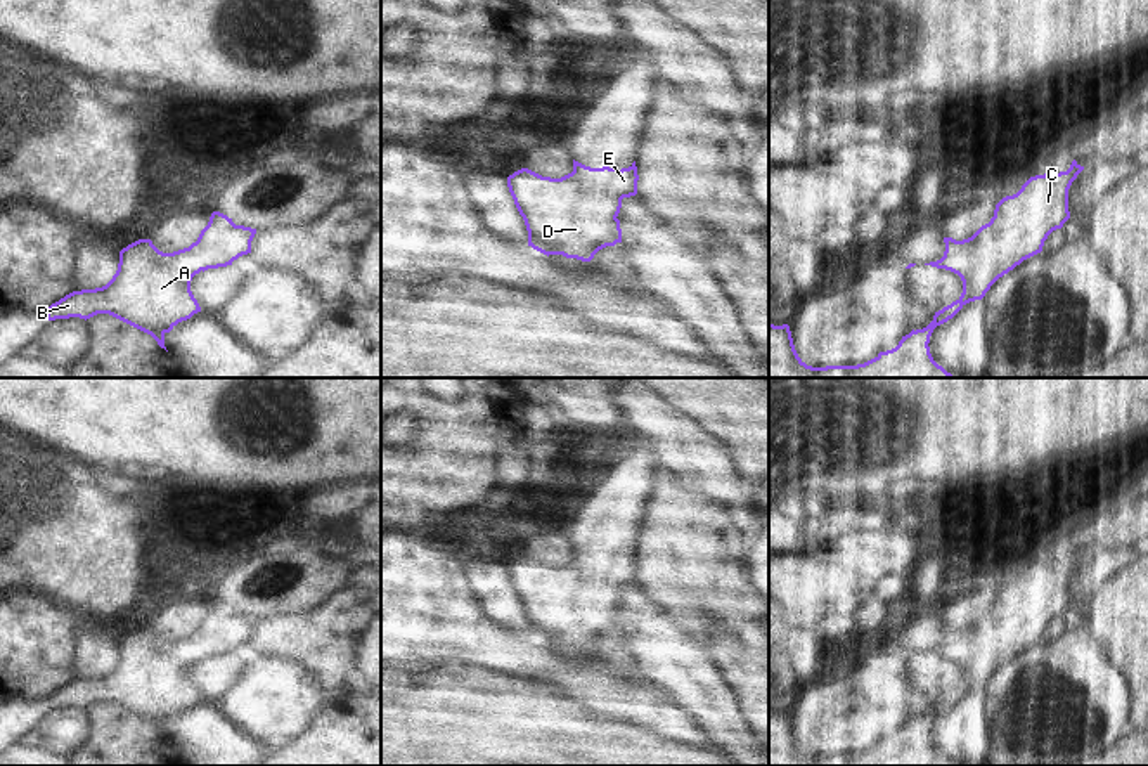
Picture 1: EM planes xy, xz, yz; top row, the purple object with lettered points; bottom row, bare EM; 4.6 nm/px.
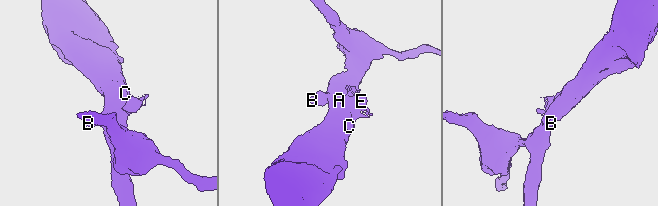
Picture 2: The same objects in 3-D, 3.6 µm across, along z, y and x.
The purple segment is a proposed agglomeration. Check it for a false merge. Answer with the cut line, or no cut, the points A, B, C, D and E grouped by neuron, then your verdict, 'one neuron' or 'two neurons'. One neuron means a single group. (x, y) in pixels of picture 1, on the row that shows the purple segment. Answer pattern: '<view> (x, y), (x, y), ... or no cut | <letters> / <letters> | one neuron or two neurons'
no cut | A B C D E | one neuron

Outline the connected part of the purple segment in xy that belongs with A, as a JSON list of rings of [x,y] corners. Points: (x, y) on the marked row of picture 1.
[[[213,211],[189,248],[163,253],[151,239],[139,239],[119,251],[118,270],[106,286],[66,295],[45,310],[47,321],[87,321],[109,314],[151,334],[166,350],[164,334],[201,312],[190,291],[192,277],[251,253],[255,234],[256,229],[235,225],[227,215]]]

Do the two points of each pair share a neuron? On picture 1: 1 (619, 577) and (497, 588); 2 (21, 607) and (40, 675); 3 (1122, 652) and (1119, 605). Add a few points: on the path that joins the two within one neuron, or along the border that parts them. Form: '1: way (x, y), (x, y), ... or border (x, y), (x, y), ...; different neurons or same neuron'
1: border (506, 567), (527, 624); different neurons
2: way (21, 624), (21, 650), (26, 657); same neuron
3: way (1122, 640), (1122, 617); same neuron

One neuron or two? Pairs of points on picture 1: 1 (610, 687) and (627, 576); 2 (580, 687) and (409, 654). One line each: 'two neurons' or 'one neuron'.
1: two neurons
2: one neuron

